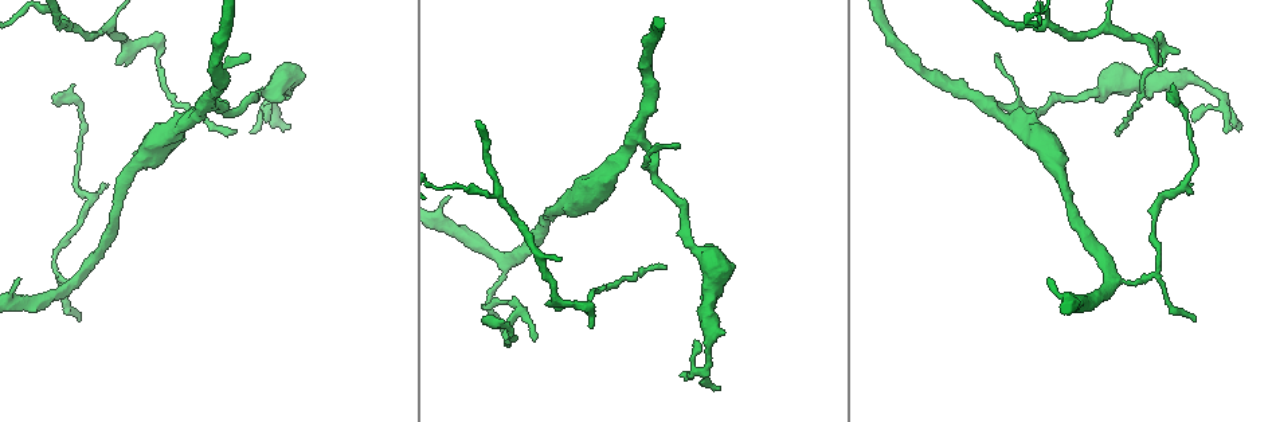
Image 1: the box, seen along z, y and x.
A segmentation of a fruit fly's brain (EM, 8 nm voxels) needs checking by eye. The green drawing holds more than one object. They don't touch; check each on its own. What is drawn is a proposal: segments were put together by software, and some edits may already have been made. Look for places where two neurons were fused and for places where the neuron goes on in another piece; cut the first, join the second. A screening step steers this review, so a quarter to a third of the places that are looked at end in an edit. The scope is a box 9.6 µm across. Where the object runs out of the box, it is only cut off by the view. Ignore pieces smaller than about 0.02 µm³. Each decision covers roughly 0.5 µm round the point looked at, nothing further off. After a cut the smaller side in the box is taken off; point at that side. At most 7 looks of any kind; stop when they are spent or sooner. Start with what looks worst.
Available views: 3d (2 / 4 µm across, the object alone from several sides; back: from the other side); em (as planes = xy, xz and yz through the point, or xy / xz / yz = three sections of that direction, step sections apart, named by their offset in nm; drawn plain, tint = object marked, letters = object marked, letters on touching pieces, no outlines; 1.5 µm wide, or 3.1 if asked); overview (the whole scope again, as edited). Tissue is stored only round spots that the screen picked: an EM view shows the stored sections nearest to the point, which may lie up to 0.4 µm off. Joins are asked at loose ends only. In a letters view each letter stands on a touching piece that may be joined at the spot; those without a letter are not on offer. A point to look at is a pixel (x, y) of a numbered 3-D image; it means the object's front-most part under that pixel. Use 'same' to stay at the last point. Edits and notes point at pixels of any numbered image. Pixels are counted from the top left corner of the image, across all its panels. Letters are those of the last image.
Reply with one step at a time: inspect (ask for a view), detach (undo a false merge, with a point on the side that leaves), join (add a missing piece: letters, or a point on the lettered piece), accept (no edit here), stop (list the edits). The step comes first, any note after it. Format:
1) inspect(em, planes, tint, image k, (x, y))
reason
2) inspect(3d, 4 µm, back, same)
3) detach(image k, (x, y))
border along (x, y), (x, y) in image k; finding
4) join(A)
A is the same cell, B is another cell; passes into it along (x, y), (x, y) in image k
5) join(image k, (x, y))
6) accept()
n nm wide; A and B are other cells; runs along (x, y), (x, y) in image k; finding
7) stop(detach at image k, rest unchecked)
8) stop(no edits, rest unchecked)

inspect(3d, 2 µm, image 1, (103, 184))
thin end

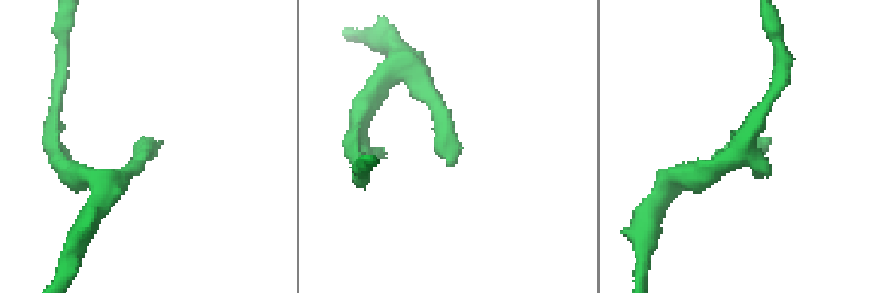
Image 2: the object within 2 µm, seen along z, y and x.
inspect(em, planes, tint, image 2, (455, 161))

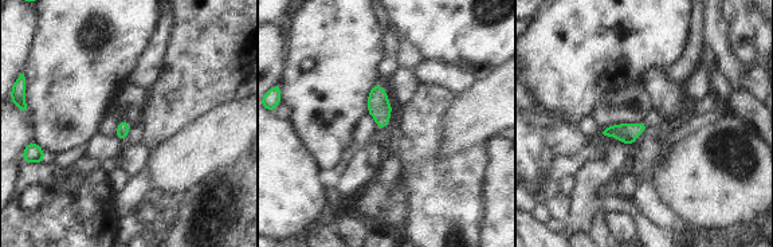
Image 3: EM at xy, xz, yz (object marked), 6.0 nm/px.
inspect(em, planes, letters, same)
what lies round it

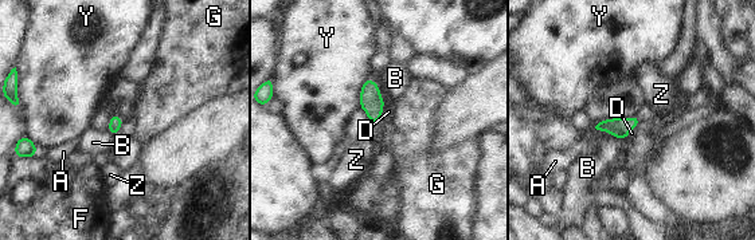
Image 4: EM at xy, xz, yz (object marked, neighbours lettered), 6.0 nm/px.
accept()
A, B, D, F, G, Y and Z are other cells; border along (638, 122), (625, 140) in image 4; none of them fits

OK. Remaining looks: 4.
inspect(3d, 2 µm, image 1, (449, 198))
branch stops here

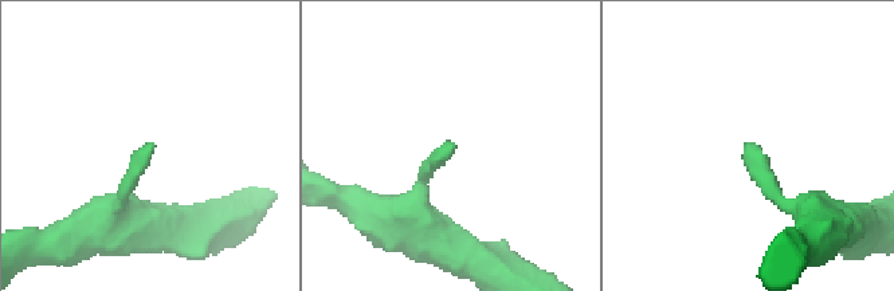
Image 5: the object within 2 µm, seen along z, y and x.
inspect(em, xz, step 8, letters, image 5, (156, 146))

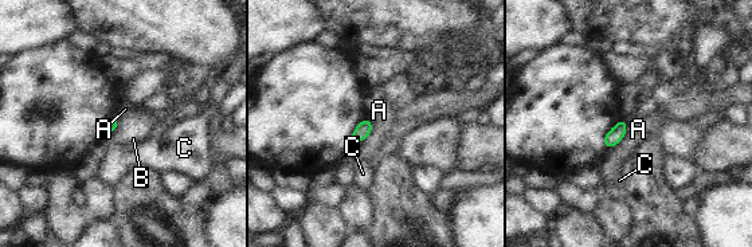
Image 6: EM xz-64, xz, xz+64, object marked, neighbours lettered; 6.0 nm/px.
inspect(em, planes, letters, same)
cut it another way

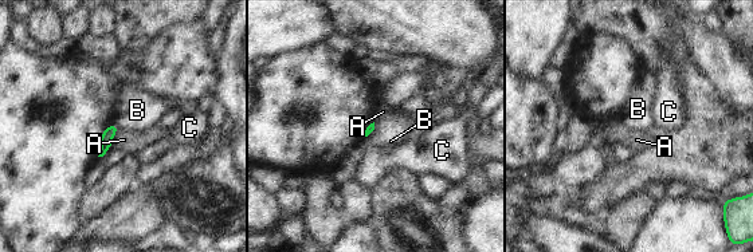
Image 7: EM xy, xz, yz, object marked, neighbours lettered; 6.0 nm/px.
accept()
A, B and C are other cells; border along (118, 128), (109, 148) in image 7; none of them fits

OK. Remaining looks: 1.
stop(no edits, rest unchecked)

